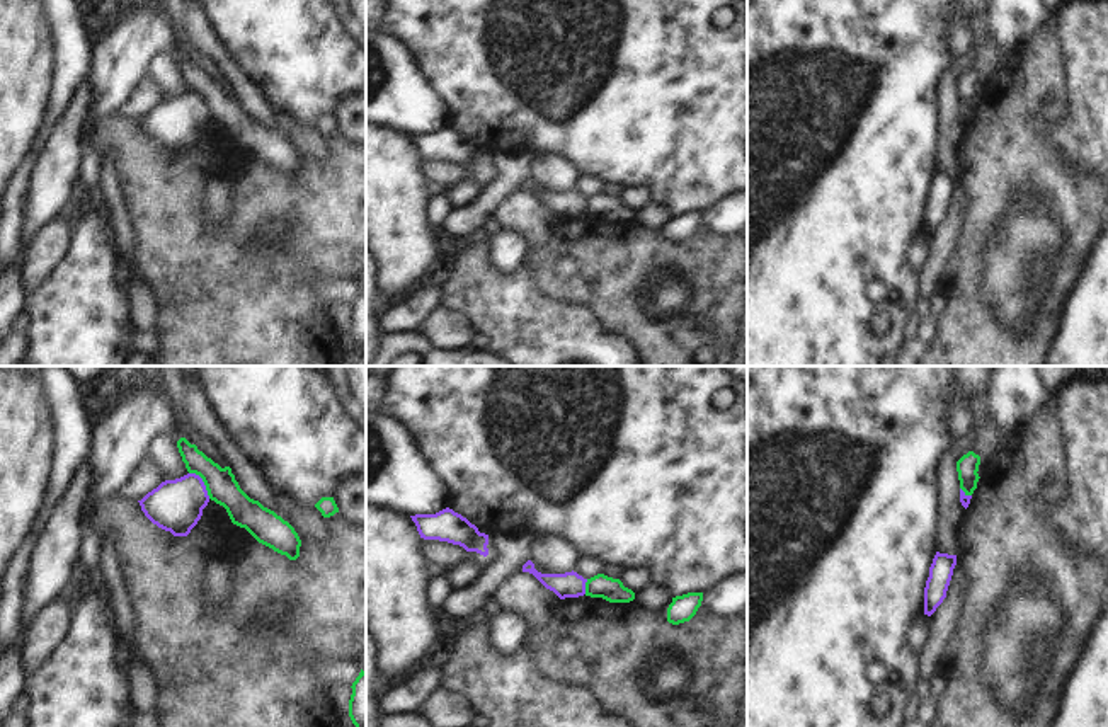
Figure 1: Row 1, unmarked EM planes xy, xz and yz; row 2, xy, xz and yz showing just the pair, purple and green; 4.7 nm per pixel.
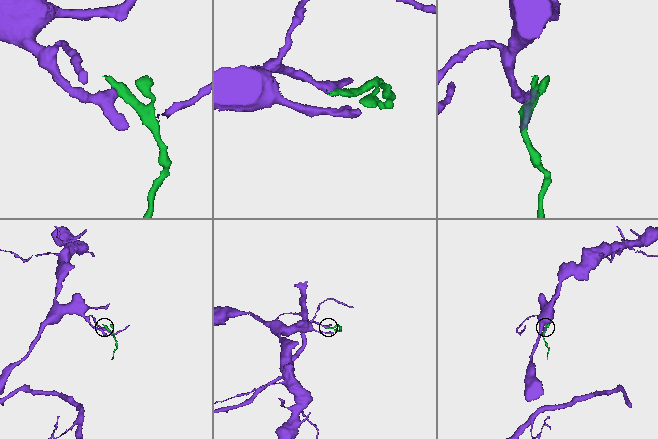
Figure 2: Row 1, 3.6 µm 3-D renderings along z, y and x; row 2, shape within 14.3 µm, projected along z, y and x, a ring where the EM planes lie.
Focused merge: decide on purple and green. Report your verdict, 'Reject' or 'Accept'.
Reject

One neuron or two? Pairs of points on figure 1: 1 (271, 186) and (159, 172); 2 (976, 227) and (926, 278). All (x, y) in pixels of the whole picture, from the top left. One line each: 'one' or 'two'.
1: one
2: two

